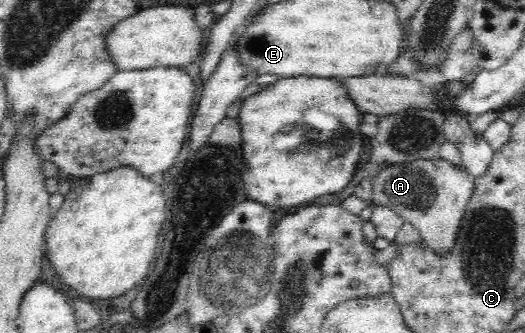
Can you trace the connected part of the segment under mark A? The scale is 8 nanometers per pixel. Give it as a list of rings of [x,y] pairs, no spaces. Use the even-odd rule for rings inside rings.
[[[440,157],[395,163],[377,173],[373,185],[372,203],[385,205],[395,214],[415,226],[423,243],[437,257],[447,257],[455,247],[457,233],[473,193],[474,178],[463,168]]]

